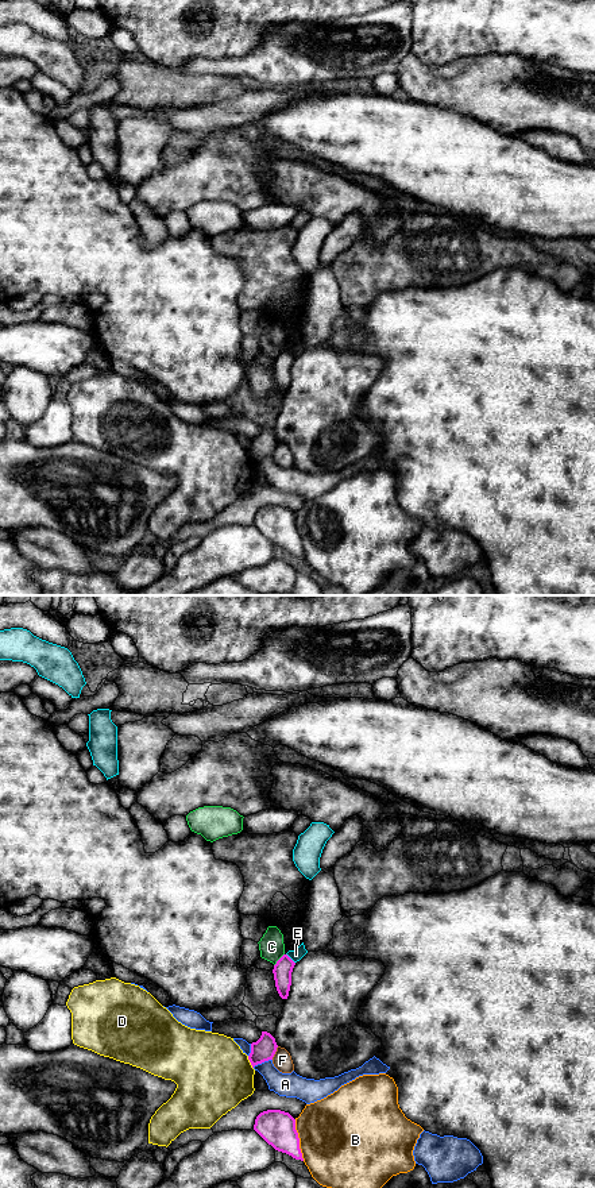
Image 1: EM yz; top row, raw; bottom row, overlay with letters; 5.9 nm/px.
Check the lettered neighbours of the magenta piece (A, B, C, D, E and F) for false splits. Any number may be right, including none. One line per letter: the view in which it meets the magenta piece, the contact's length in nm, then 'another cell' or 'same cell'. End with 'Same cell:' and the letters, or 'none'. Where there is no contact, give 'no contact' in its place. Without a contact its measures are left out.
A: yz | 130 nm | another cell
B: yz | 260 nm | another cell
C: yz | 100 nm | another cell
D: yz | 90 nm | another cell
E: yz | 80 nm | another cell
F: yz | 90 nm | another cell
Same cell: none

